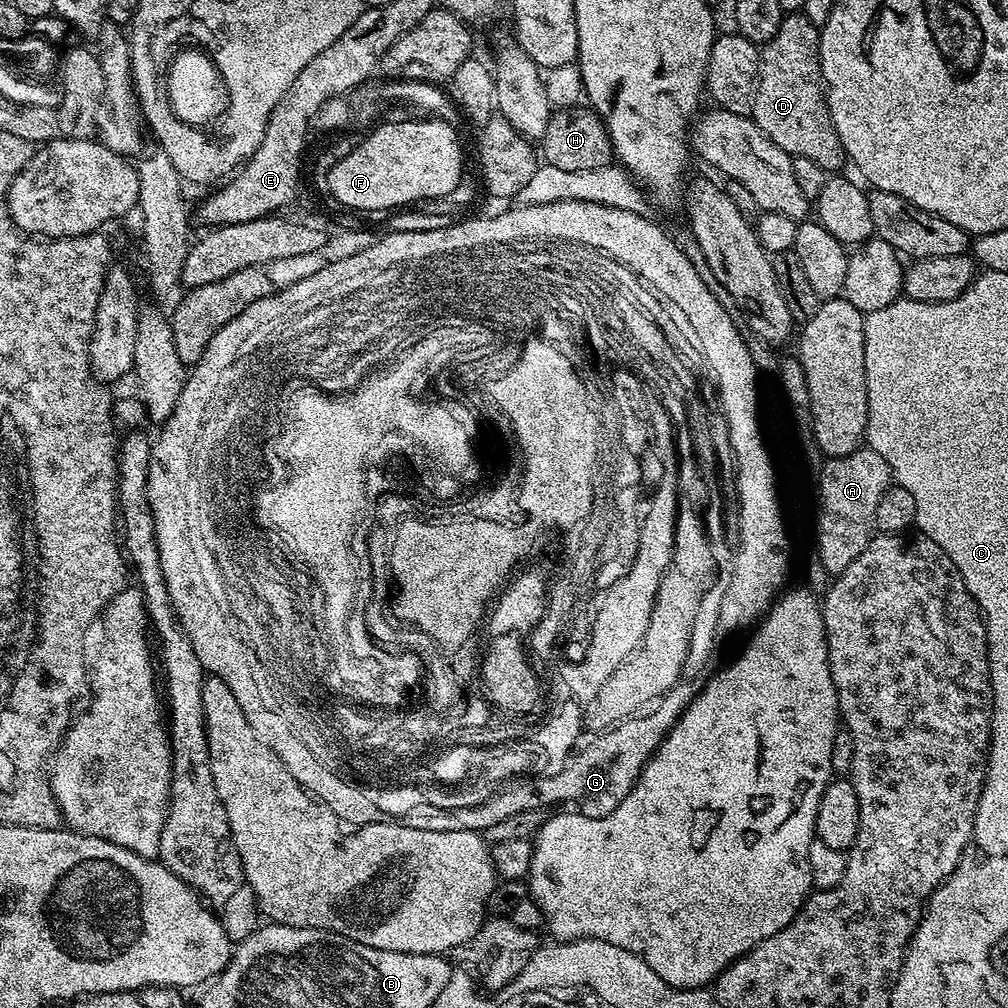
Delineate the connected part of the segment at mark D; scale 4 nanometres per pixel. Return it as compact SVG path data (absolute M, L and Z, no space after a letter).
M802 14L785 15L784 21L778 26L778 34L770 38L768 44L760 48L760 75L756 81L756 96L752 100L751 119L789 156L811 158L818 166L836 170L840 163L845 163L844 147L838 138L838 130L830 118L825 89L822 87L820 74L820 28L810 18Z

